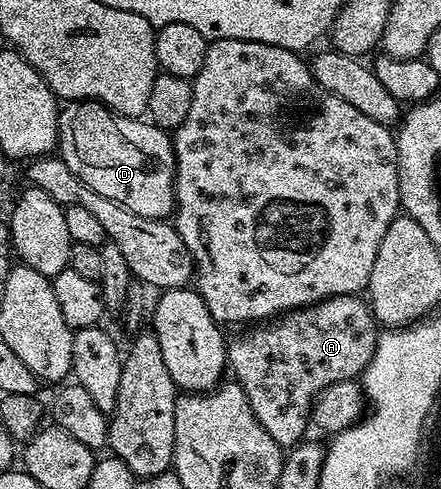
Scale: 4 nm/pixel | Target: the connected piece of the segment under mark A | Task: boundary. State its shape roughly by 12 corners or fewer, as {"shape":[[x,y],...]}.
{"shape":[[327,297],[230,338],[227,363],[277,444],[308,436],[380,332]]}

